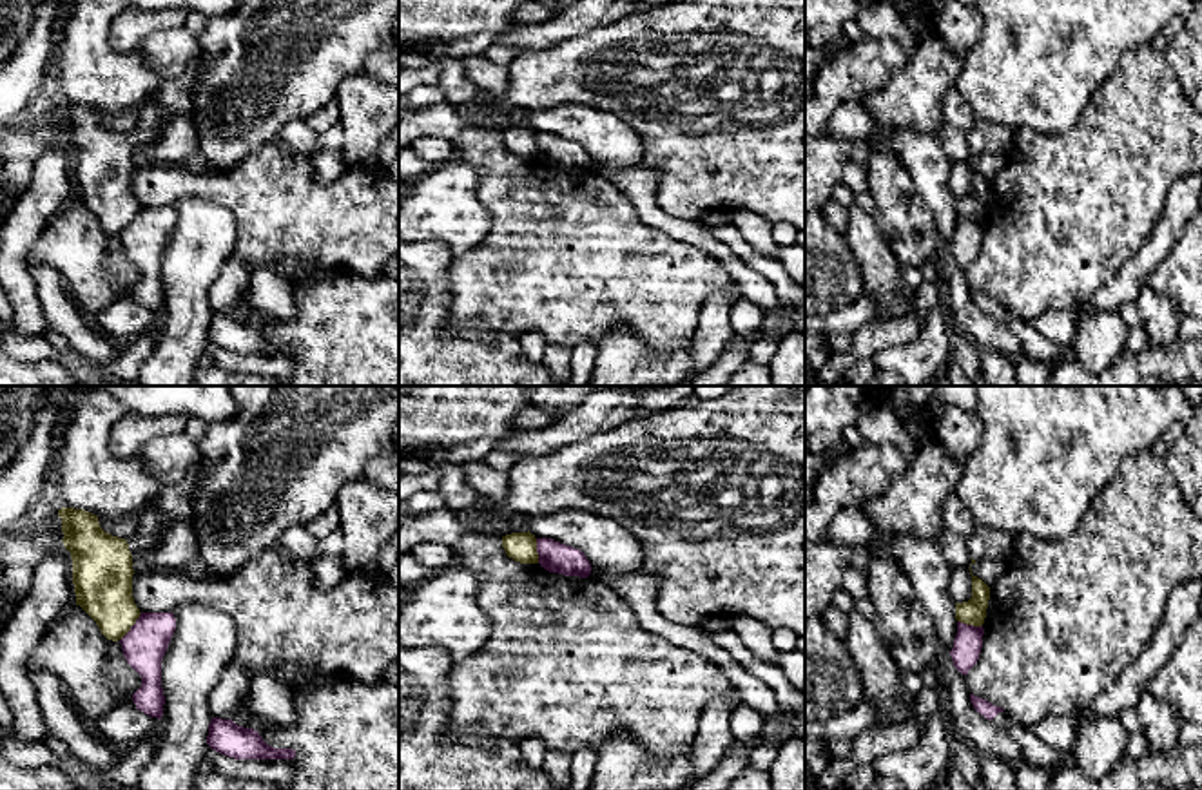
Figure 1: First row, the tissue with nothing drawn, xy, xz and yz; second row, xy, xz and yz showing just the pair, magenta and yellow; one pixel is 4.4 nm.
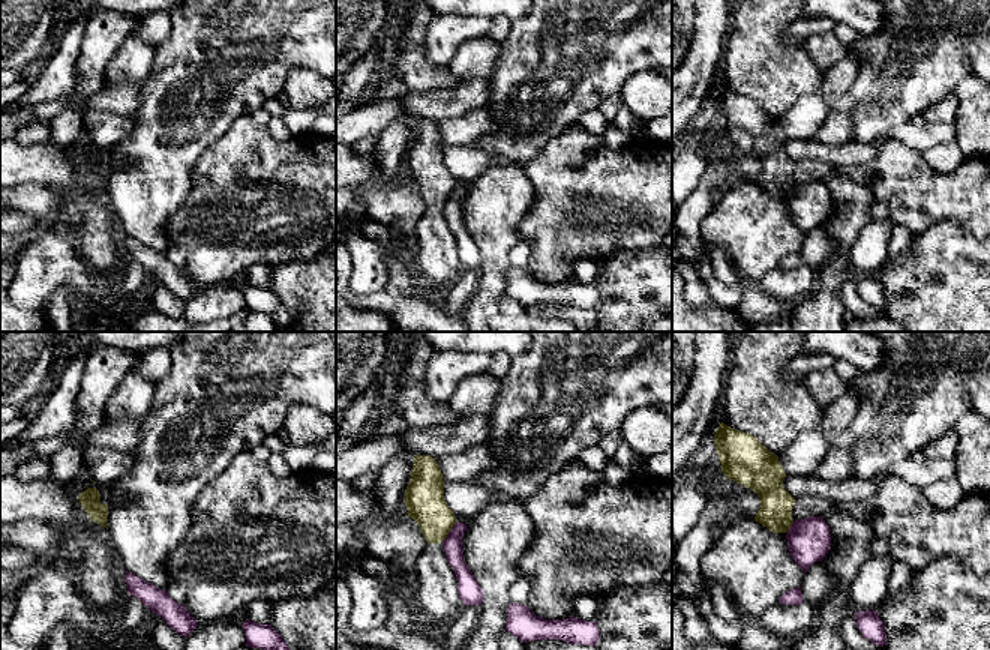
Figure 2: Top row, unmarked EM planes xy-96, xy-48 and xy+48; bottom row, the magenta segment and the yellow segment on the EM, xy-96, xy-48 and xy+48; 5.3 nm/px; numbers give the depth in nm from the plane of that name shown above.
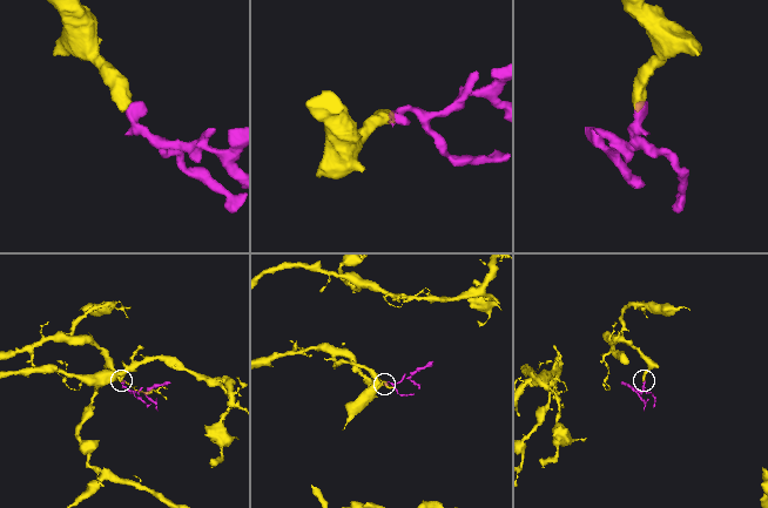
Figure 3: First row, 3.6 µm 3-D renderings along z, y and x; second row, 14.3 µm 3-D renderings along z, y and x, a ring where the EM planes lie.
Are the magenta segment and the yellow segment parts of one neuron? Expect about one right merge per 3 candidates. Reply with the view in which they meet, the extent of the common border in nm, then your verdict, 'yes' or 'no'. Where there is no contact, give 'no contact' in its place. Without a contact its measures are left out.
meets magenta in xy; contact 160 nm long; no

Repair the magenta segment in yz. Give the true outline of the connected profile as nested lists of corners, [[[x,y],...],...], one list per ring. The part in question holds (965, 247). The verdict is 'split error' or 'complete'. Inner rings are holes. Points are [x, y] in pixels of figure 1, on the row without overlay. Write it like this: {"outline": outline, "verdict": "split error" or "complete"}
{"outline": [[[957,216],[957,228],[950,250],[954,261],[965,270],[979,254],[981,241],[983,241],[983,228],[984,228],[983,219],[974,221]]], "verdict": "complete"}

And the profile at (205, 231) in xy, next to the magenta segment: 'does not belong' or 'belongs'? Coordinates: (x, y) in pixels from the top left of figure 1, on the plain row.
does not belong

